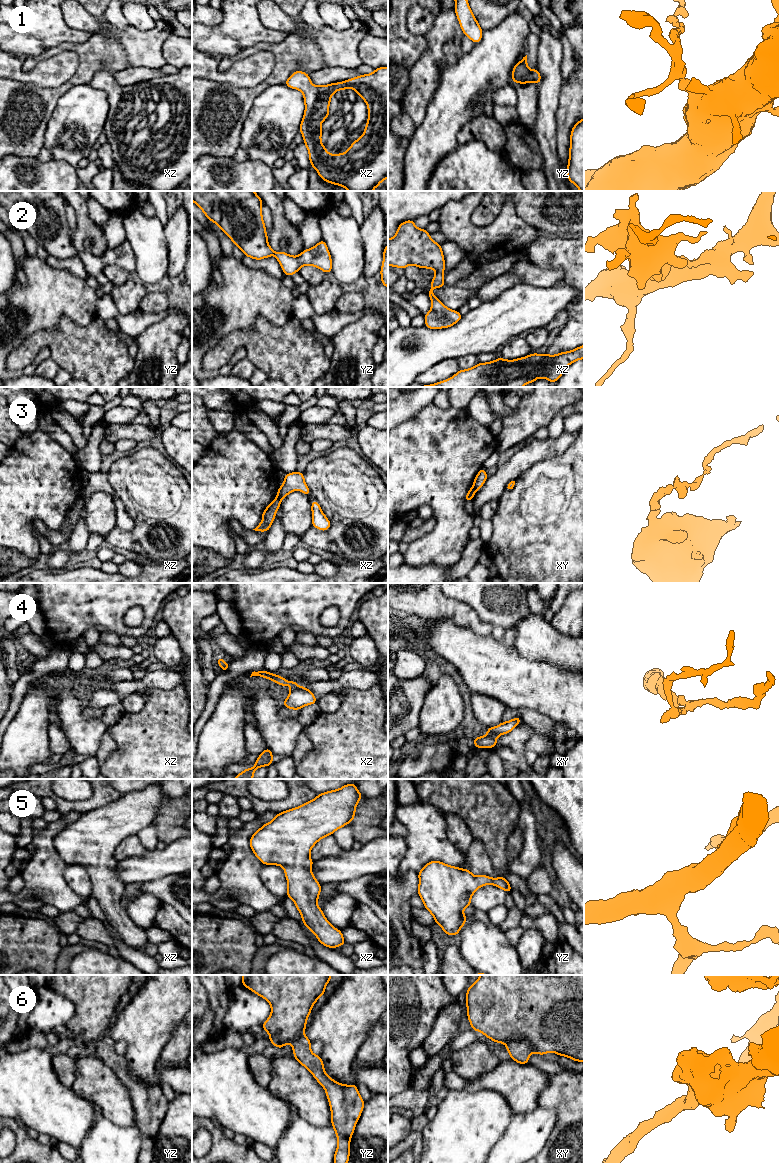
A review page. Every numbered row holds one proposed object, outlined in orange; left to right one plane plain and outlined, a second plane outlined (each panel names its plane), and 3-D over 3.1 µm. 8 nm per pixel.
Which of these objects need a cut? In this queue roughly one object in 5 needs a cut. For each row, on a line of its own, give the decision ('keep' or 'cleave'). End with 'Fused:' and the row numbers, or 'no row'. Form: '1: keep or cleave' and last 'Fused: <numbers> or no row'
1: keep
2: keep
3: cleave
4: cleave
5: keep
6: keep
Fused: 3, 4

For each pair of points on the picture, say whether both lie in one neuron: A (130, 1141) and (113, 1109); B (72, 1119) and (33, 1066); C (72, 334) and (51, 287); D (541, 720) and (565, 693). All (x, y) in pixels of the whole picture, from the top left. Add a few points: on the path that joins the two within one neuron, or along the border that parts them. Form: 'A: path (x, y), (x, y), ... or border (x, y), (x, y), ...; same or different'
A: border (103, 1115), (116, 1124), (126, 1127), (135, 1126); different
B: path (59, 1106), (33, 1079); same
C: border (85, 326), (63, 316), (54, 328), (45, 329); different
D: border (523, 707), (537, 710), (554, 722); different

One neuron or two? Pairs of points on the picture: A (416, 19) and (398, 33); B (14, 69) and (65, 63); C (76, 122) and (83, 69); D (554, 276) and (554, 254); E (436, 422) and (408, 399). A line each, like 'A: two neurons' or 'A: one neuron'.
A: two neurons
B: one neuron
C: two neurons
D: two neurons
E: two neurons

